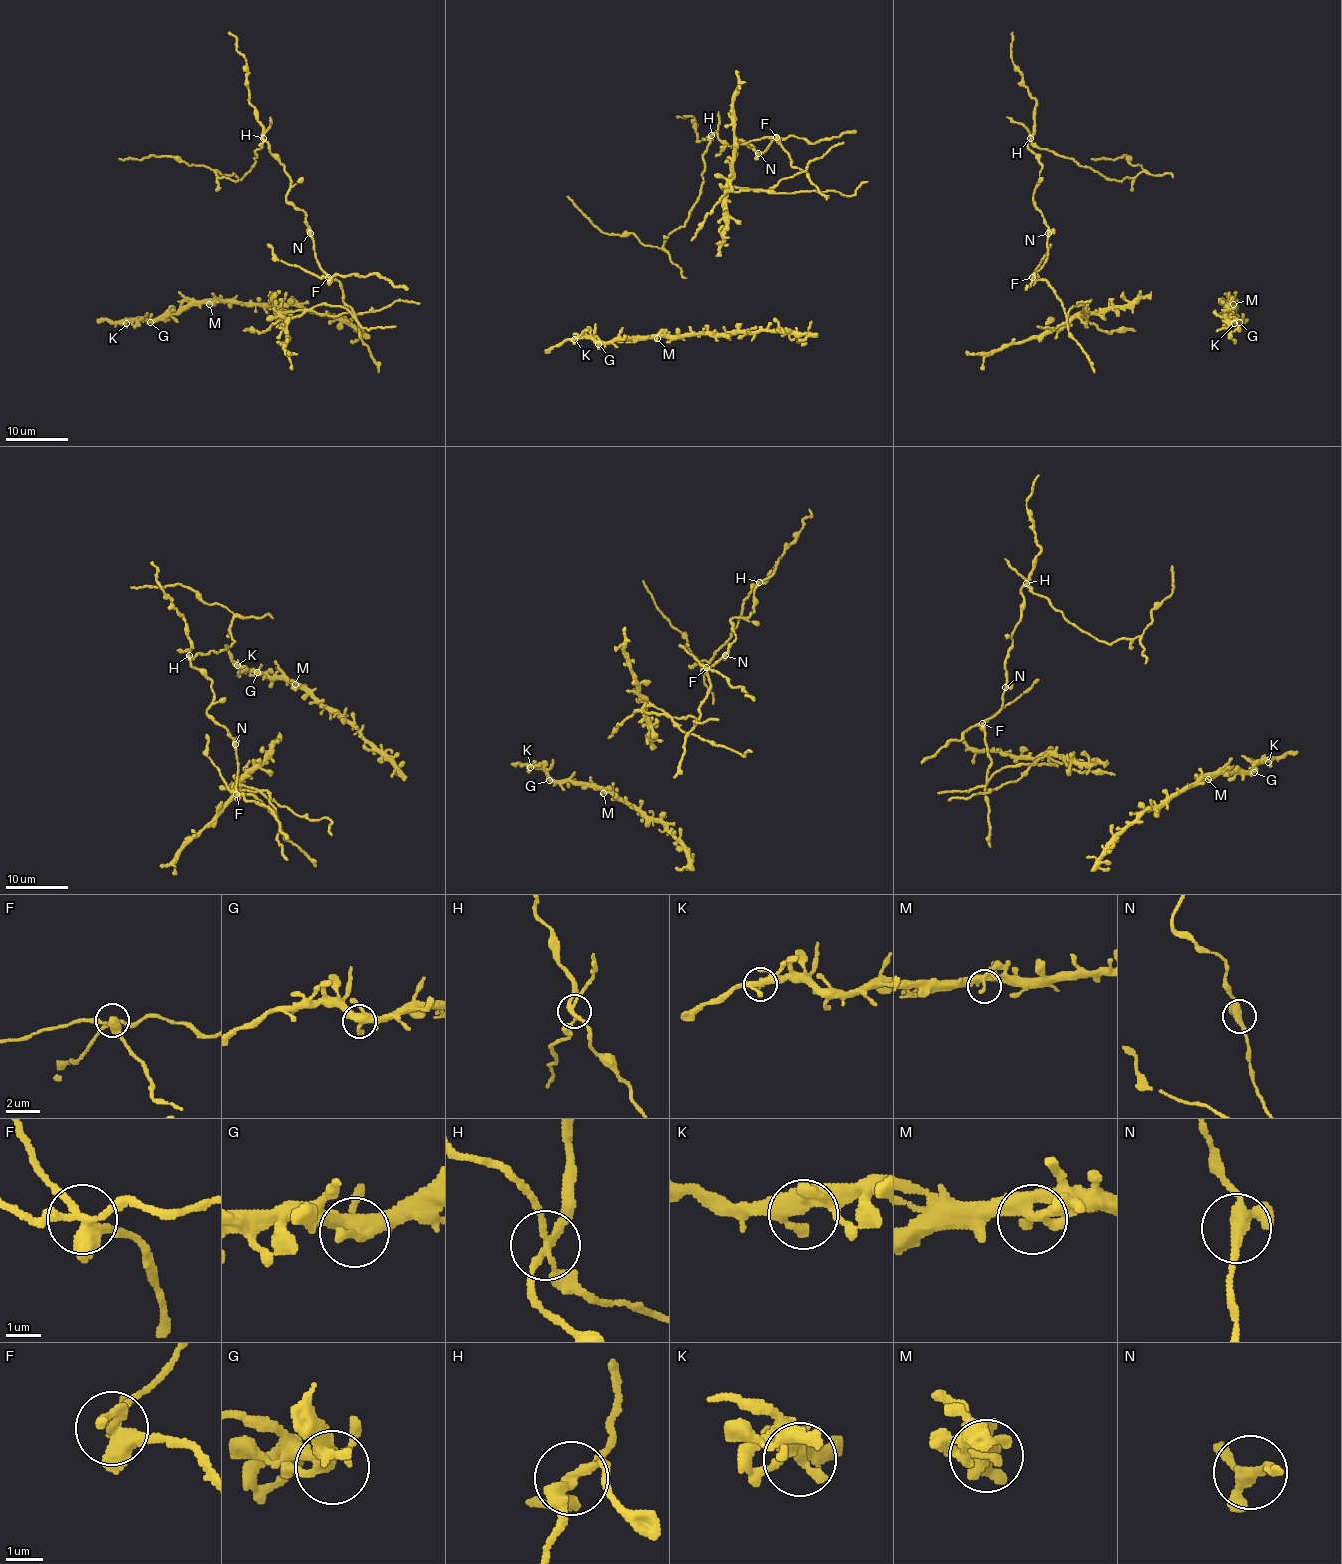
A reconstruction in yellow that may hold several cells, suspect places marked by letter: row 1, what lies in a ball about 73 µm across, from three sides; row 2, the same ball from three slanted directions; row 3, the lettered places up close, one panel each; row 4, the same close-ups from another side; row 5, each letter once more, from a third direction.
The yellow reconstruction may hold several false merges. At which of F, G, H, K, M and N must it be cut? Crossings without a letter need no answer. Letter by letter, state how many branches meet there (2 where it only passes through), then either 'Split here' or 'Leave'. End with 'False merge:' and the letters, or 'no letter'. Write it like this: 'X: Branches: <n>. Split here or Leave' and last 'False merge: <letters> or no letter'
F: Branches: 5. Split here
G: Branches: 5. Leave
H: Branches: 4. Split here
K: Branches: 5. Leave
M: Branches: 4. Leave
N: Branches: 4. Leave
False merge: F, H

